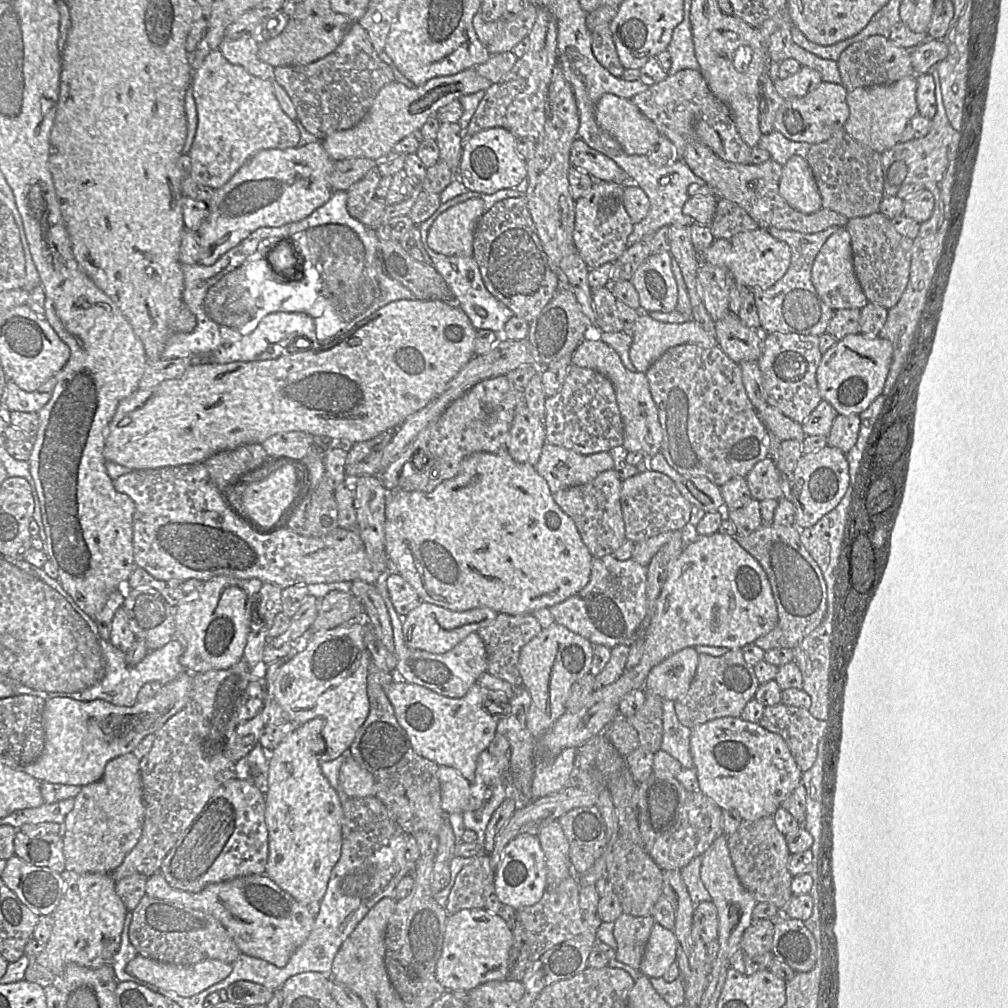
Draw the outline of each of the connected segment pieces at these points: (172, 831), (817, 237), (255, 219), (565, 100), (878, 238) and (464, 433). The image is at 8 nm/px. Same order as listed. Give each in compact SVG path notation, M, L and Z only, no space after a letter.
M263 583L252 613L242 660L230 668L194 673L187 704L153 734L151 750L140 759L142 801L145 808L142 834L122 864L110 873L115 882L134 874L150 877L159 873L163 859L201 813L214 792L227 781L236 778L235 763L229 758L229 742L238 726L237 707L245 689L252 681L253 667L264 663L263 650L268 643L268 632L274 618L282 612L281 597L282 588Z
M831 226L821 232L804 234L792 230L769 228L769 233L777 240L789 245L791 263L785 275L771 288L755 292L755 303L760 319L760 330L765 335L773 333L794 333L821 336L826 334L834 310L820 297L811 281L814 260L826 240L838 231L839 226Z
M320 141L257 153L221 189L211 192L208 215L198 230L198 263L214 265L259 228L282 227L307 218L332 196L330 175L334 166Z
M556 65L548 89L544 134L537 142L535 155L527 161L528 187L525 196L543 249L549 260L560 271L560 289L571 290L583 313L591 324L595 324L593 290L588 284L590 269L581 258L573 241L576 200L570 193L568 181L568 172L572 167L570 150L573 142L578 138L579 125L580 116L572 86L566 80L560 66Z
M879 212L849 219L844 228L851 239L854 271L868 302L892 308L909 281L913 239L898 233L891 220Z
M506 375L476 383L461 397L449 404L436 418L437 431L428 442L428 463L423 470L415 467L401 474L397 488L407 491L431 492L442 482L453 478L462 461L475 452L498 453L507 449L515 408L522 400L522 390L514 387Z

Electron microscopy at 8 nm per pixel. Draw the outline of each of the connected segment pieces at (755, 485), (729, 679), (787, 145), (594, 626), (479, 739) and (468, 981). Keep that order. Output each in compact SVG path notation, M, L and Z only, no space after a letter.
M771 458L756 463L745 479L752 498L759 502L769 499L779 500L784 496L783 476Z
M730 649L719 657L700 654L690 687L683 697L675 701L674 710L679 722L691 729L716 718L740 717L760 685L754 666L746 663L741 649Z
M776 130L768 134L762 134L758 145L760 148L767 150L770 153L771 159L783 167L794 155L805 158L812 146L807 142L789 140Z
M614 555L593 558L591 575L587 585L577 594L550 608L554 622L565 626L570 631L586 638L594 646L604 645L613 648L627 645L636 634L640 624L647 615L647 569L635 560L620 561Z
M393 678L386 694L413 750L439 766L458 770L471 786L479 755L494 739L499 721L511 711L510 700L504 692L477 683L462 698L448 698L423 686Z
M462 909L449 914L436 979L451 992L470 992L485 982L506 980L511 968L512 942L513 934L505 920L485 909Z

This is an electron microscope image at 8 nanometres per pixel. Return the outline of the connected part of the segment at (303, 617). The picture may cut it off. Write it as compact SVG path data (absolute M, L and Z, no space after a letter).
M308 595L299 610L291 617L291 625L281 636L271 640L274 647L280 647L284 644L293 644L299 640L312 625L317 617L319 610L319 600L313 595Z

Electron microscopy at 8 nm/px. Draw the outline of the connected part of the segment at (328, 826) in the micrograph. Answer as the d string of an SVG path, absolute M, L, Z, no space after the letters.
M314 718L297 726L271 751L265 793L265 822L268 829L269 856L264 874L305 906L312 902L320 903L323 899L332 870L341 856L342 848L343 804L320 768L318 745L321 743L323 727L323 719Z

